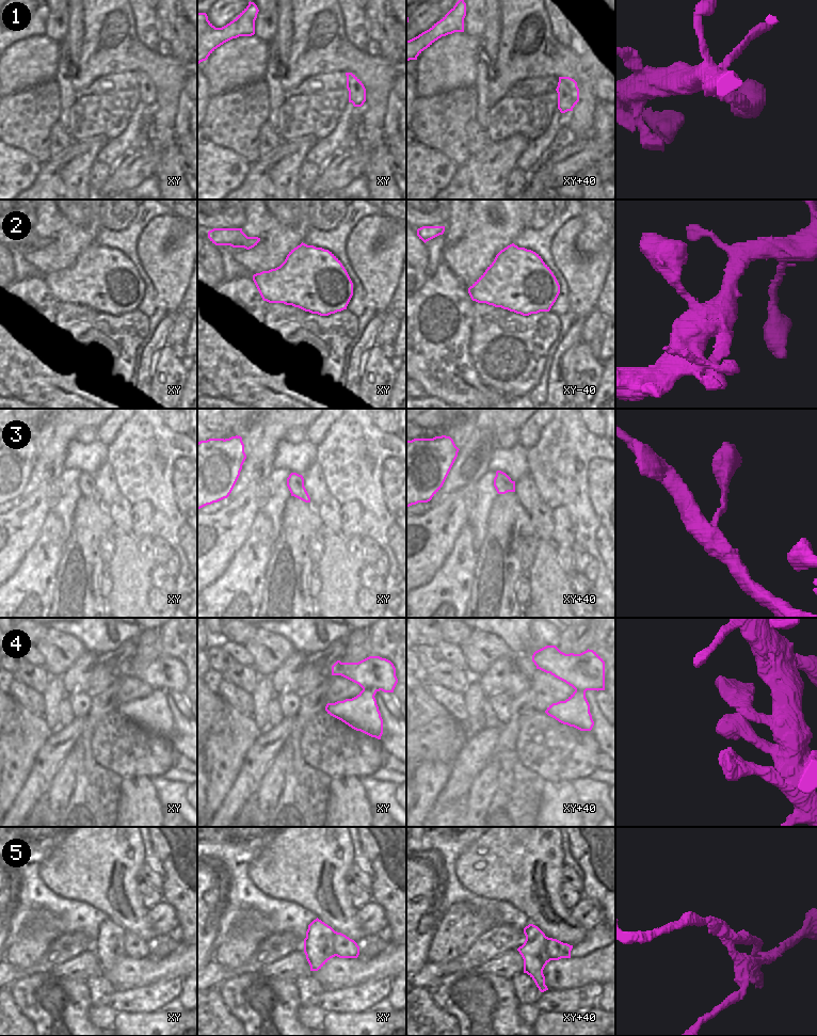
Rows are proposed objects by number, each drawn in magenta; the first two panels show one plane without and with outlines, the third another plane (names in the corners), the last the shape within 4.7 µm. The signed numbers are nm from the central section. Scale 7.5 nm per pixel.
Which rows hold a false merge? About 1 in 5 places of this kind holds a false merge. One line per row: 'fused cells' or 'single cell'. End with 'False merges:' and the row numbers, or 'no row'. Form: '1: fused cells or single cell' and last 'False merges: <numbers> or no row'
1: single cell
2: single cell
3: single cell
4: single cell
5: fused cells
False merges: 5

